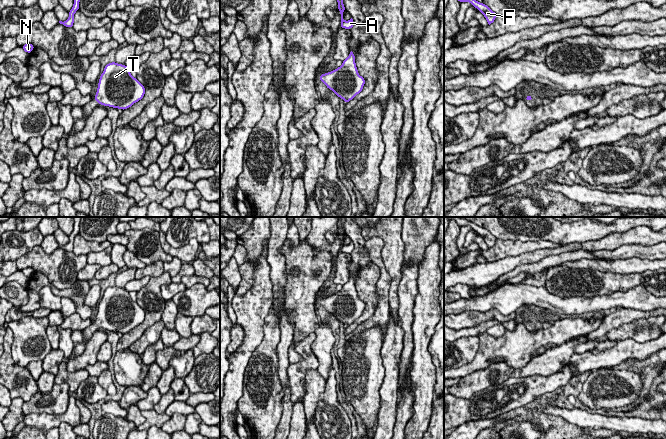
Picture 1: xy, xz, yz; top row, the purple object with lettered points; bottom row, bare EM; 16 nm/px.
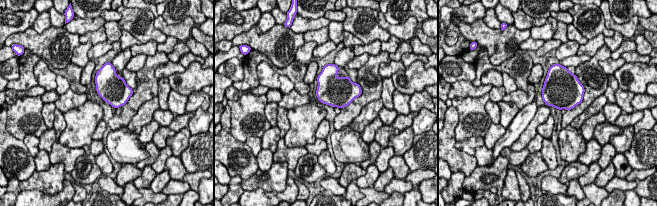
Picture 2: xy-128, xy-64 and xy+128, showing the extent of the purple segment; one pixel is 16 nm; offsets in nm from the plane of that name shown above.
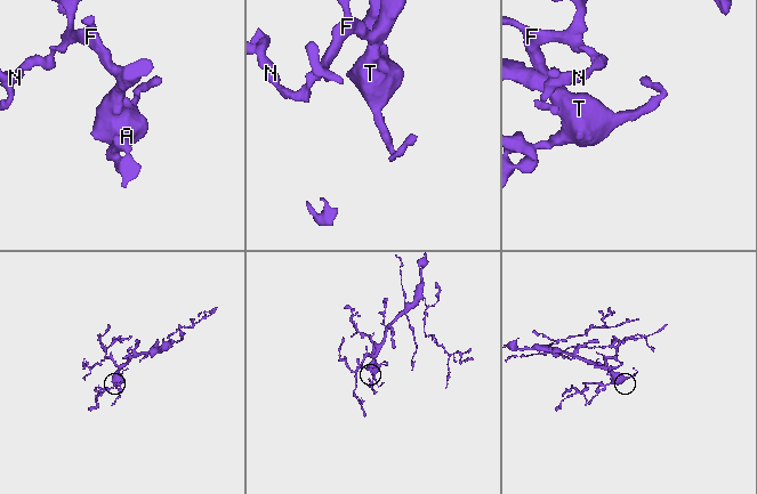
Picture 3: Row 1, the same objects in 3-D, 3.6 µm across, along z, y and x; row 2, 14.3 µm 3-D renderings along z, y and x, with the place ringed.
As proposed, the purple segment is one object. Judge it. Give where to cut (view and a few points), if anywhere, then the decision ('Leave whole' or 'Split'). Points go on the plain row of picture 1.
No split. Leave whole

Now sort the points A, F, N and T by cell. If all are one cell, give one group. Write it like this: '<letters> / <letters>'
A F N T

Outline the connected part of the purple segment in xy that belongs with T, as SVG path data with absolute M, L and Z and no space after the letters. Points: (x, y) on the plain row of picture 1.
M112 286L100 299L94 323L103 330L125 334L141 324L144 318L144 310L131 299L129 292Z

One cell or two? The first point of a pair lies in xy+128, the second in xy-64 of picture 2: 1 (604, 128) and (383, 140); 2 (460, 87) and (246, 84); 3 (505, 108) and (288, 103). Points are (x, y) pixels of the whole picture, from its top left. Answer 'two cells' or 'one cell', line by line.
1: one cell
2: two cells
3: two cells

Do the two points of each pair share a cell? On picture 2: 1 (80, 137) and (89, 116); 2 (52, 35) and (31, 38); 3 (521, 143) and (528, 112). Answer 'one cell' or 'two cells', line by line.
1: one cell
2: one cell
3: two cells

